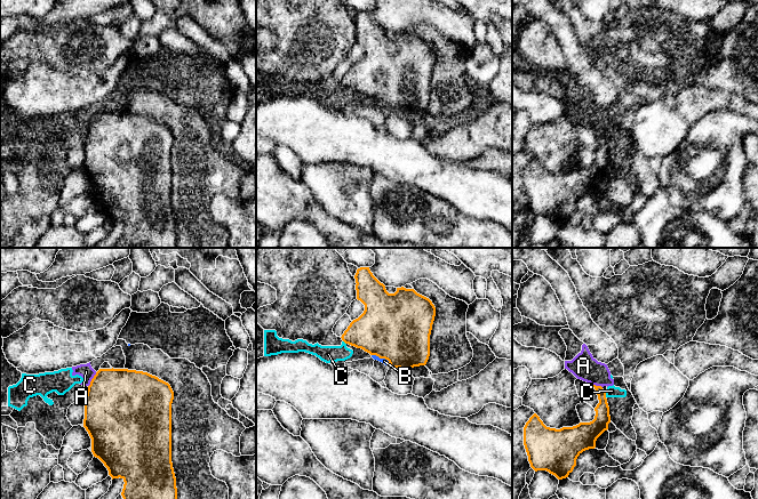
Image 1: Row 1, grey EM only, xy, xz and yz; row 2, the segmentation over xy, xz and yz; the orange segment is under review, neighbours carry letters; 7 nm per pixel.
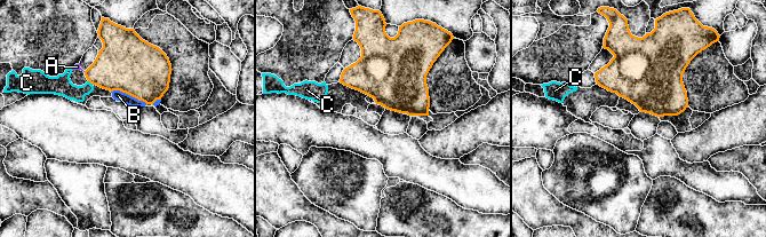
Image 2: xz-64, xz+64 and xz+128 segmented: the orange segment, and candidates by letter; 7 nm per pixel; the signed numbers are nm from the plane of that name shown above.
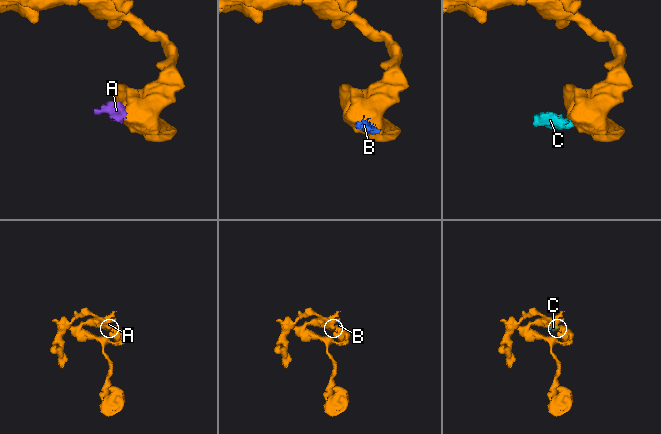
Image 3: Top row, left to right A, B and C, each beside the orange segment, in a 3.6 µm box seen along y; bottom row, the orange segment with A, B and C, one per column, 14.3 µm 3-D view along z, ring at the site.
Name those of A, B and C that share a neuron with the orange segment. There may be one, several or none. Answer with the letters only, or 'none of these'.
none of these

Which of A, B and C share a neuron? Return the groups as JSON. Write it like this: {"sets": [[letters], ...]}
{"sets": [["A", "B", "C"]]}

